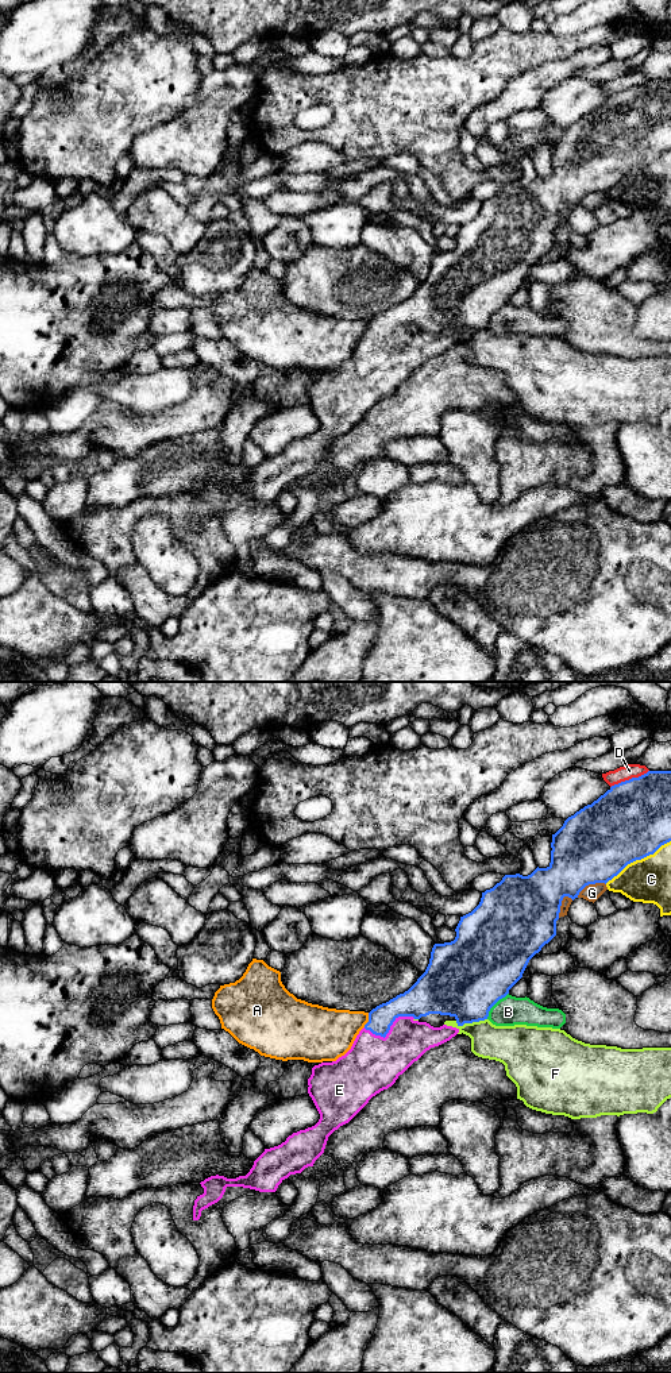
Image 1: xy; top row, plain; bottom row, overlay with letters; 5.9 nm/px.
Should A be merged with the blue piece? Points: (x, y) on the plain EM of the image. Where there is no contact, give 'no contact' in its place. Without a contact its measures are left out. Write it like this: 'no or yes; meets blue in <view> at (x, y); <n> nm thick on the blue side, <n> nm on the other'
no; meets blue in xy at (369, 328); 150 nm thick on the blue side, 300 nm on the other

